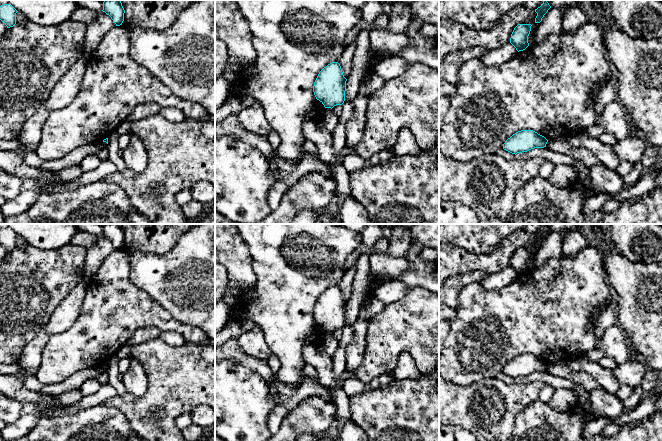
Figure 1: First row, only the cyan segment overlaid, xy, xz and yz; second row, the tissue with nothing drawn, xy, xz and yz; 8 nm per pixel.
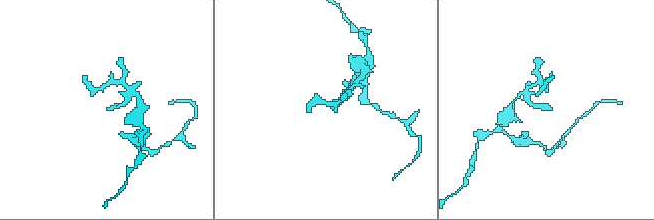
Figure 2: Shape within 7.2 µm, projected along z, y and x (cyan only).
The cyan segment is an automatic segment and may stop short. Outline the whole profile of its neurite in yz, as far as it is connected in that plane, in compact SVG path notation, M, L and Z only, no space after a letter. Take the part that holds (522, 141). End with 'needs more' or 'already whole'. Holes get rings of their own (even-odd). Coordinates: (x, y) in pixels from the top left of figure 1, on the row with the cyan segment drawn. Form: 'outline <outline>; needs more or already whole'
outline M521 130L505 141L503 149L516 155L534 148L544 148L547 142L544 136L533 130Z; already whole

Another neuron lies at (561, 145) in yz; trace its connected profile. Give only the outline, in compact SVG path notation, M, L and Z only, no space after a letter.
M559 138L557 140L548 140L546 147L552 151L567 154L575 160L580 161L587 168L602 164L600 160L591 151L586 148L576 148L570 145L569 138Z

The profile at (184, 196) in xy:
M188 188L181 190L180 192L177 193L175 199L176 199L176 202L181 207L186 205L188 202L190 202L193 199L191 195L191 190Z

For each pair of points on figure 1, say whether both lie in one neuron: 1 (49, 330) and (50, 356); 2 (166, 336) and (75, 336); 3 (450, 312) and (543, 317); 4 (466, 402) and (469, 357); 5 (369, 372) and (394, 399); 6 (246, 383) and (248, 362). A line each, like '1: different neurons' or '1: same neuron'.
1: different neurons
2: different neurons
3: different neurons
4: different neurons
5: different neurons
6: different neurons

